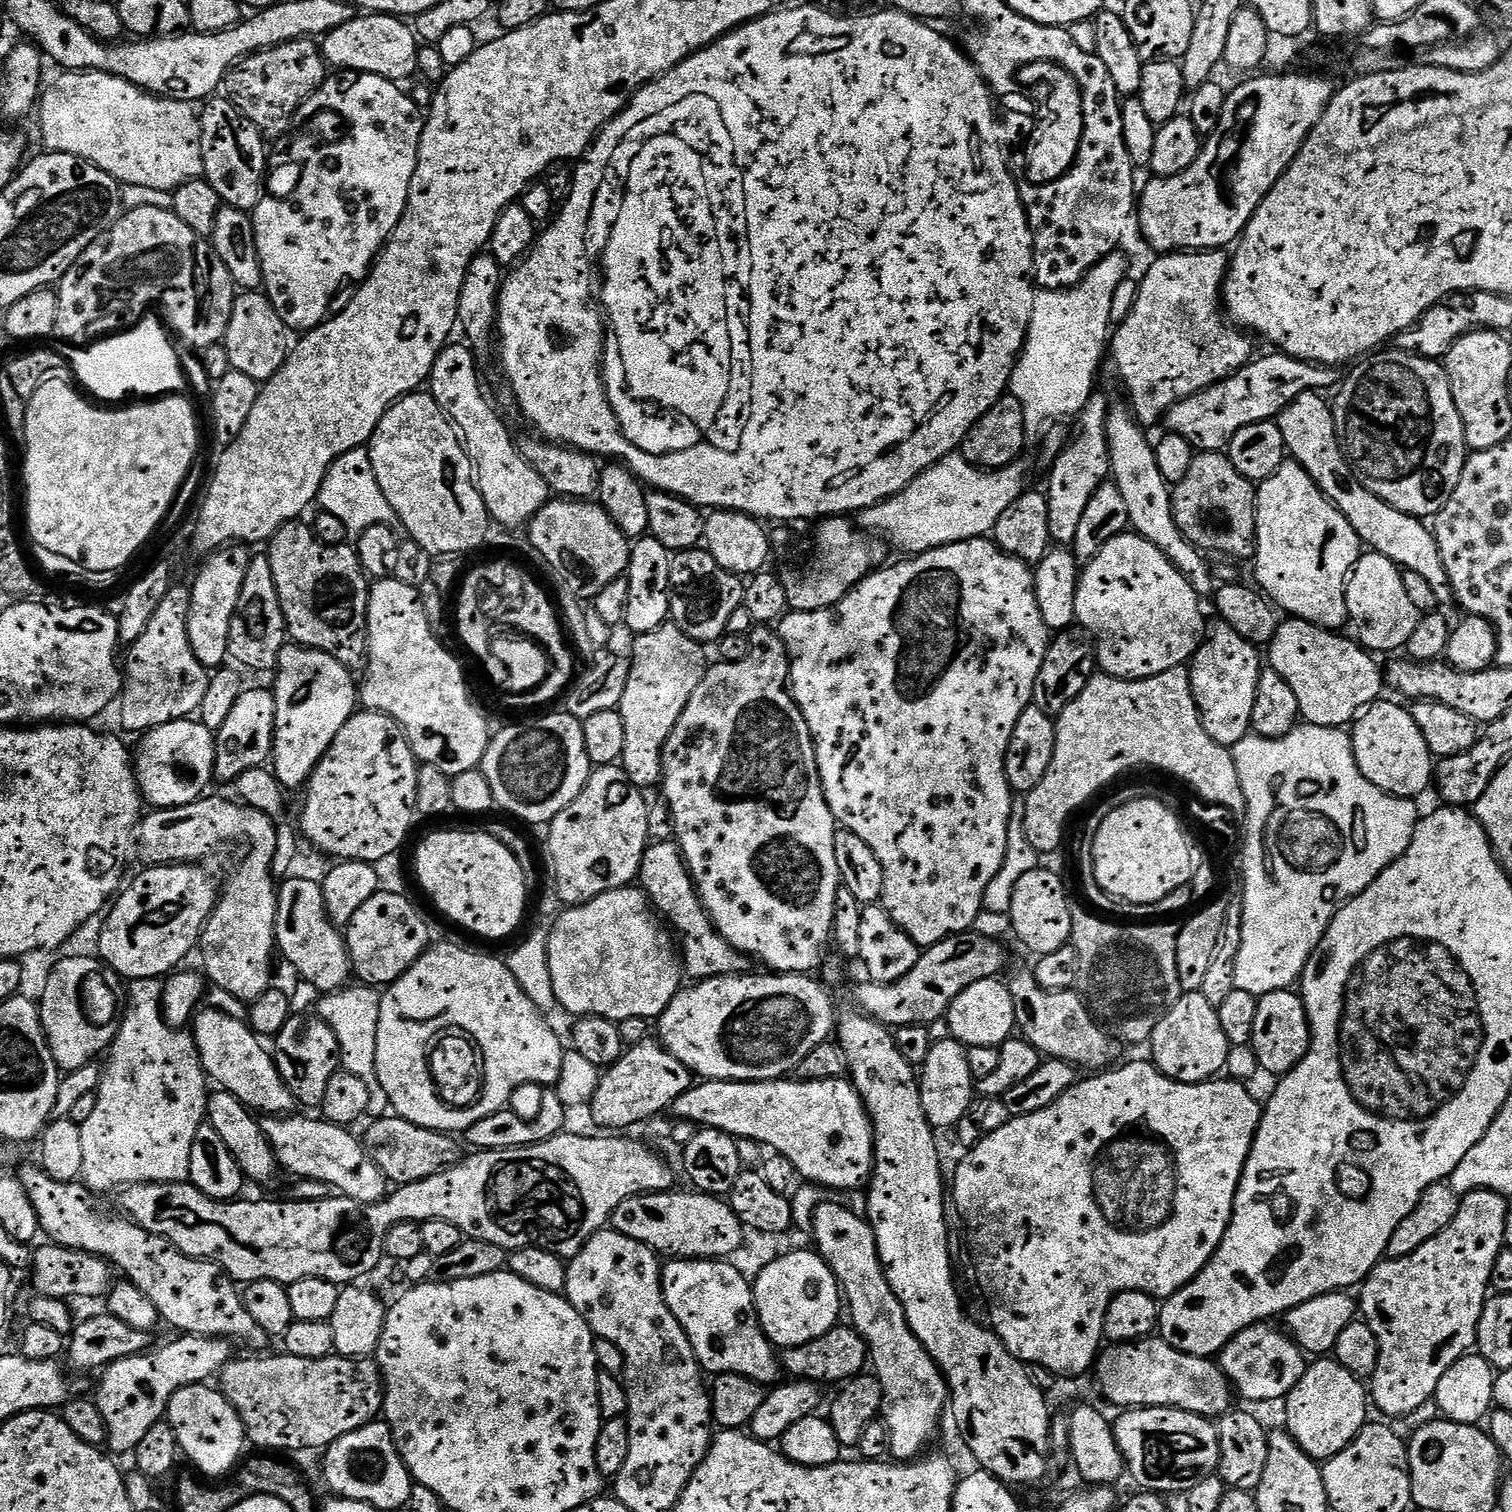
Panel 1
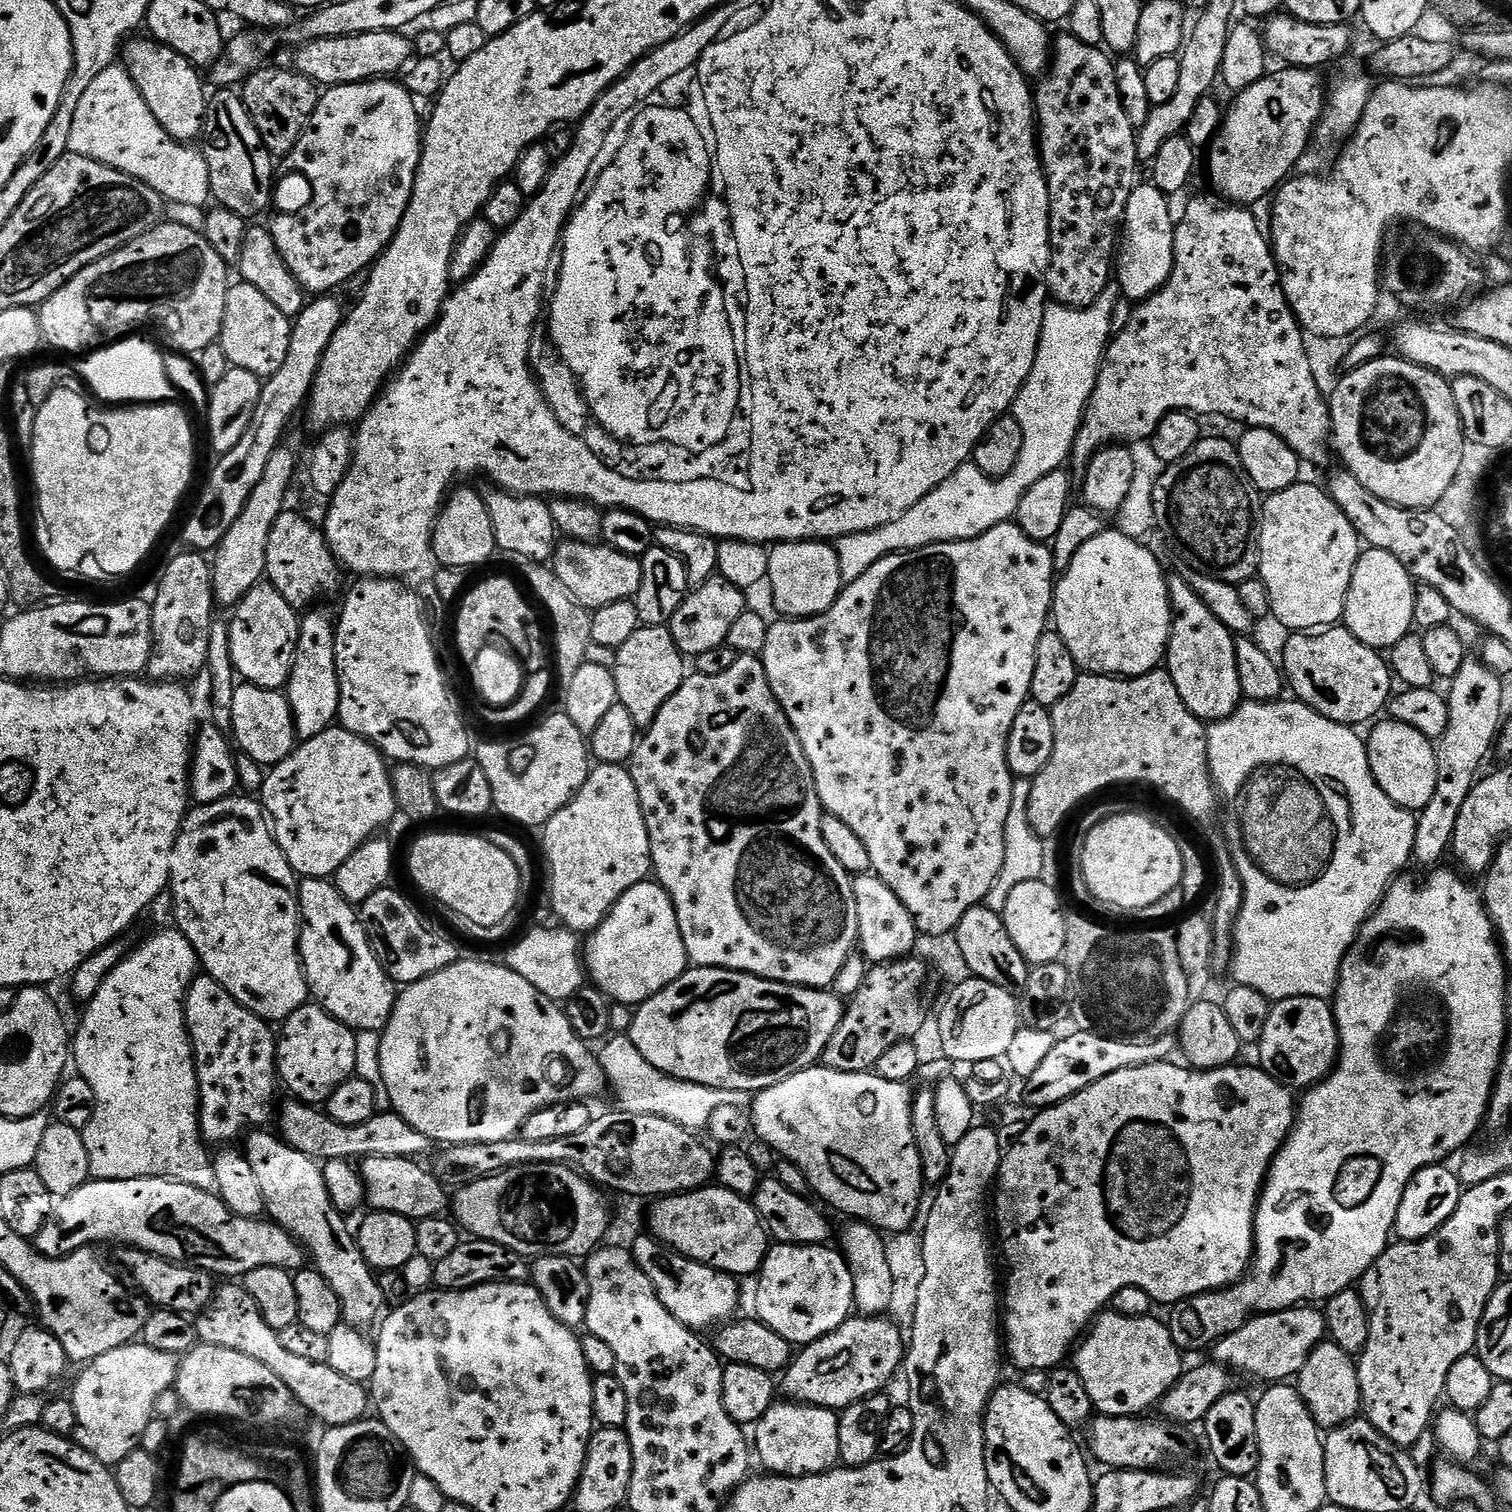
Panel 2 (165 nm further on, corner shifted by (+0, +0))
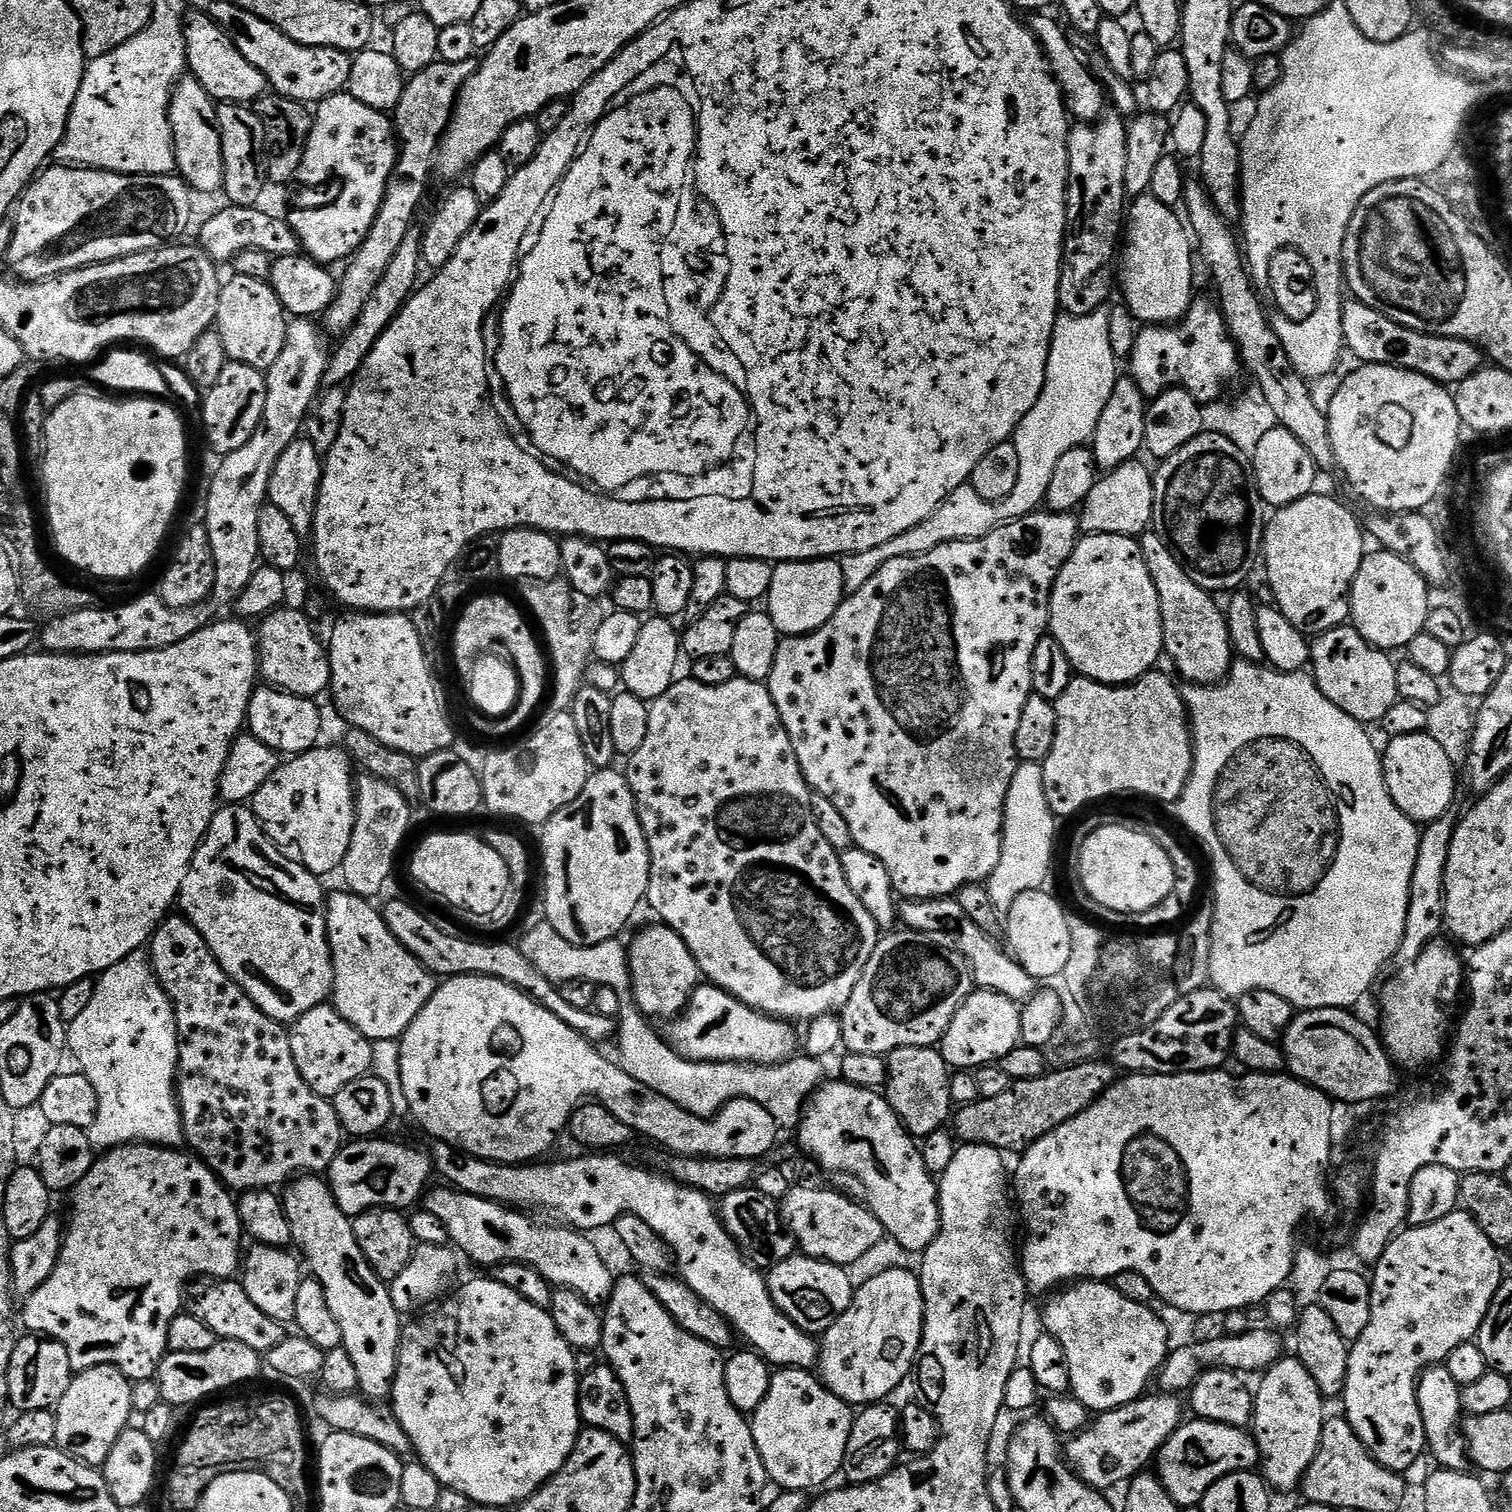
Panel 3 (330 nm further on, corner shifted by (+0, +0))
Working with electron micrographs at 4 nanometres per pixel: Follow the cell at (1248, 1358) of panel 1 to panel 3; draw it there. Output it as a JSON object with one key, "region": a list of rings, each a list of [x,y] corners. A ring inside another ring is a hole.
{"region":[[[1145,1394],[1126,1406],[1099,1413],[1087,1428],[1075,1433],[1066,1444],[1066,1463],[1083,1484],[1097,1490],[1127,1485],[1160,1454],[1160,1447],[1180,1428],[1185,1419],[1181,1397],[1176,1394]]]}

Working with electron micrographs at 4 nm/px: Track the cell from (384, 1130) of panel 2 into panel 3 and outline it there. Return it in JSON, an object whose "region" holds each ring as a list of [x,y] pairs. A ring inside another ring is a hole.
{"region":[[[436,1140],[433,1143],[433,1148],[430,1148],[430,1155],[432,1157],[433,1169],[441,1176],[441,1181],[447,1182],[451,1187],[458,1192],[465,1192],[466,1194],[474,1194],[474,1198],[486,1198],[495,1204],[502,1204],[505,1206],[515,1206],[520,1210],[529,1210],[528,1208],[545,1208],[548,1212],[553,1212],[556,1216],[561,1216],[565,1225],[571,1226],[583,1233],[595,1230],[600,1226],[607,1224],[615,1225],[616,1220],[620,1216],[637,1216],[642,1218],[642,1222],[646,1222],[646,1226],[650,1226],[650,1230],[654,1230],[654,1234],[658,1234],[660,1239],[664,1241],[665,1245],[670,1249],[671,1255],[674,1257],[674,1264],[678,1269],[680,1279],[685,1280],[690,1286],[690,1290],[694,1290],[694,1294],[698,1294],[710,1306],[714,1306],[714,1310],[718,1310],[718,1314],[722,1314],[722,1318],[726,1318],[728,1323],[732,1326],[732,1331],[737,1337],[740,1336],[745,1340],[749,1349],[755,1350],[768,1361],[769,1365],[775,1366],[777,1369],[781,1368],[806,1368],[809,1370],[815,1369],[818,1364],[818,1344],[809,1333],[801,1330],[798,1326],[794,1326],[794,1322],[790,1322],[790,1318],[786,1318],[786,1314],[782,1314],[778,1310],[778,1306],[774,1302],[774,1298],[768,1289],[768,1281],[765,1273],[756,1265],[752,1264],[746,1257],[744,1257],[736,1243],[728,1237],[728,1231],[725,1230],[724,1225],[720,1223],[720,1213],[717,1205],[714,1203],[713,1197],[707,1196],[704,1192],[699,1192],[693,1188],[688,1188],[685,1184],[680,1184],[677,1180],[672,1179],[667,1174],[659,1176],[656,1172],[651,1172],[648,1168],[639,1168],[636,1164],[631,1164],[628,1160],[623,1160],[622,1157],[616,1156],[620,1154],[590,1154],[594,1156],[580,1156],[577,1160],[556,1160],[553,1164],[544,1164],[548,1162],[529,1162],[527,1164],[500,1164],[497,1160],[483,1160],[477,1156],[471,1156],[468,1152],[463,1152],[462,1149],[456,1148],[453,1144],[447,1144],[444,1140]]]}

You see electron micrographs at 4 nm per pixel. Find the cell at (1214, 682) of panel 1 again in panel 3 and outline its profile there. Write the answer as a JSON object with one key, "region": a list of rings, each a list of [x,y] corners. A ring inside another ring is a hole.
{"region":[[[1155,531],[1145,532],[1139,537],[1139,541],[1146,570],[1150,570],[1150,578],[1154,578],[1154,590],[1158,590],[1166,656],[1172,659],[1173,666],[1180,671],[1181,681],[1188,680],[1184,682],[1189,685],[1219,684],[1234,663],[1224,608],[1216,605],[1217,597],[1213,593],[1191,580],[1190,574],[1186,574],[1178,558],[1170,554],[1170,546],[1166,546],[1166,542],[1162,542],[1162,538]]]}

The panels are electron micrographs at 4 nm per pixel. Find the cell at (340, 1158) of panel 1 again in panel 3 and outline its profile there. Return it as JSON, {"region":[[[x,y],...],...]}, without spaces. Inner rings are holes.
{"region":[[[440,1186],[444,1188],[433,1187],[431,1191],[423,1197],[423,1211],[435,1214],[446,1226],[448,1239],[459,1251],[464,1251],[470,1259],[476,1264],[488,1264],[495,1266],[497,1264],[528,1264],[531,1268],[536,1268],[549,1284],[556,1288],[569,1288],[574,1290],[583,1300],[596,1306],[601,1302],[607,1301],[612,1293],[614,1276],[606,1268],[601,1258],[598,1258],[597,1251],[590,1242],[587,1241],[585,1233],[571,1227],[559,1226],[560,1228],[539,1228],[536,1224],[531,1224],[527,1220],[523,1211],[517,1210],[512,1206],[495,1204],[486,1198],[474,1198],[474,1194],[458,1192],[451,1186]]]}

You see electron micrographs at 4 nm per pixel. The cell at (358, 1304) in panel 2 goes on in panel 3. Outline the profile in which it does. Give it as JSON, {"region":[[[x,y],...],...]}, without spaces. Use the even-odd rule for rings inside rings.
{"region":[[[316,1174],[301,1175],[283,1189],[282,1199],[295,1247],[300,1247],[299,1255],[306,1264],[308,1259],[308,1264],[312,1267],[311,1275],[324,1287],[326,1306],[330,1306],[330,1314],[334,1314],[338,1330],[342,1330],[342,1347],[346,1354],[350,1354],[350,1362],[354,1362],[354,1370],[358,1374],[359,1395],[373,1402],[387,1401],[391,1397],[392,1380],[396,1376],[402,1331],[402,1313],[391,1300],[389,1285],[380,1280],[378,1274],[374,1274],[370,1262],[366,1262],[354,1238],[352,1220],[339,1208],[327,1179]]]}

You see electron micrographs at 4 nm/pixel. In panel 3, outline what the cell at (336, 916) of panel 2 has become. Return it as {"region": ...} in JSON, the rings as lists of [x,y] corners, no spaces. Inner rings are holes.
{"region":[[[341,890],[327,897],[328,941],[334,966],[334,986],[330,1003],[333,1008],[354,1026],[368,1040],[399,1040],[404,1032],[418,1018],[422,1006],[430,1002],[438,987],[437,977],[428,971],[426,966],[418,962],[400,942],[390,934],[390,926],[386,926],[381,909],[375,908],[371,899],[356,896],[354,893]]]}

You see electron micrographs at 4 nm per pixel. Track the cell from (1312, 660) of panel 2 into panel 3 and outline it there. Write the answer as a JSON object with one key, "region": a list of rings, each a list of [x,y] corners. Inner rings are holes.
{"region":[[[1341,626],[1321,632],[1311,641],[1312,659],[1310,674],[1316,679],[1318,690],[1338,706],[1346,710],[1350,718],[1365,726],[1379,725],[1380,719],[1394,706],[1396,695],[1396,664],[1387,651],[1375,648],[1362,638],[1357,628]]]}

